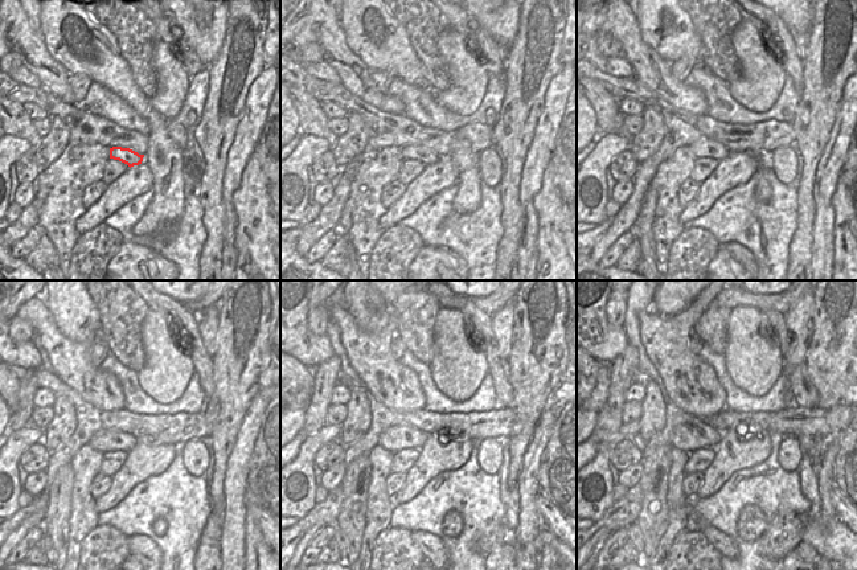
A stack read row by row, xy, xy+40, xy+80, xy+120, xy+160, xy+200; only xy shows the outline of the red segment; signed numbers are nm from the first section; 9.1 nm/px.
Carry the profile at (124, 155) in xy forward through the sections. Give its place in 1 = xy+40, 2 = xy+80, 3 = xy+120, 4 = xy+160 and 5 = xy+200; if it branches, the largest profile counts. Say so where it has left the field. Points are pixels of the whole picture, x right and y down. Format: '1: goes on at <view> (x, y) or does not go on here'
1: goes on at xy+40 (425, 155)
2: goes on at xy+80 (704, 147)
3: goes on at xy+120 (103, 441)
4: goes on at xy+160 (401, 437)
5: goes on at xy+200 (696, 434)

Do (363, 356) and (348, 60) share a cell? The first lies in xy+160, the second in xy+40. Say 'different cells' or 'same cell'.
same cell

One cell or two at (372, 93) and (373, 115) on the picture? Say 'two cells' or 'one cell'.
two cells

